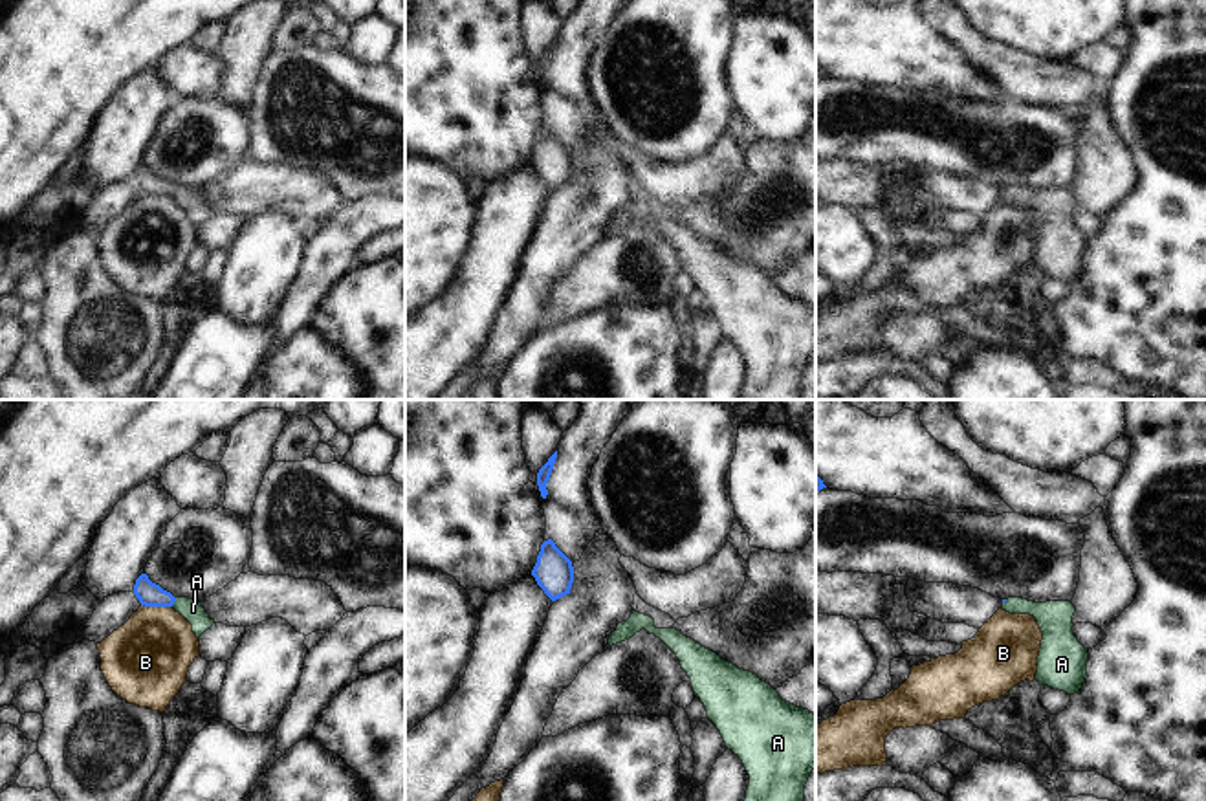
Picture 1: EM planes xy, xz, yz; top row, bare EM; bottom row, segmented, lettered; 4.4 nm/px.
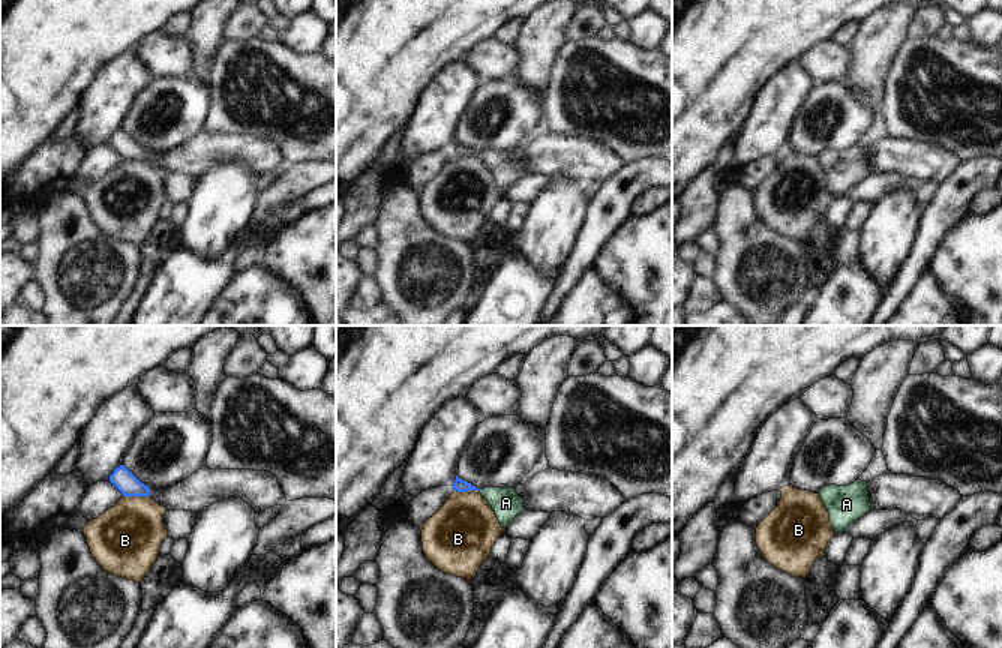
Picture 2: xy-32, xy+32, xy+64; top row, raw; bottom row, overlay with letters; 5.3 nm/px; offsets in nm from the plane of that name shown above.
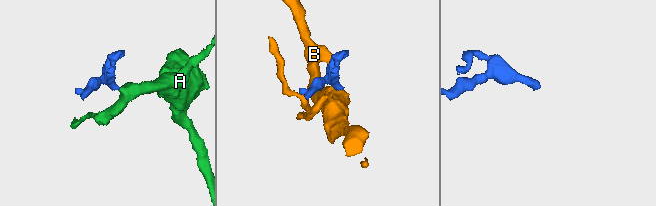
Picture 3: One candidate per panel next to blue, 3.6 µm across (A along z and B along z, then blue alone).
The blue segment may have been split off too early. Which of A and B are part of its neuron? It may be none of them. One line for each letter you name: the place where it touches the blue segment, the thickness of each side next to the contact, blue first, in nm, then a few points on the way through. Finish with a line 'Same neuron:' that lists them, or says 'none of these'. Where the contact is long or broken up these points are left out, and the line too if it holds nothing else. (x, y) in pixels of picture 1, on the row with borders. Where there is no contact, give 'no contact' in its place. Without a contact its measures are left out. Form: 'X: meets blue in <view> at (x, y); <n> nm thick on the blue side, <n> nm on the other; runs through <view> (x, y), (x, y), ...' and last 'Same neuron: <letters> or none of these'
A: meets blue in xy at (175, 600); 110 nm thick on the blue side, 90 nm on the other; runs through xy (149, 594), (175, 600), (193, 611)
Same neuron: A

